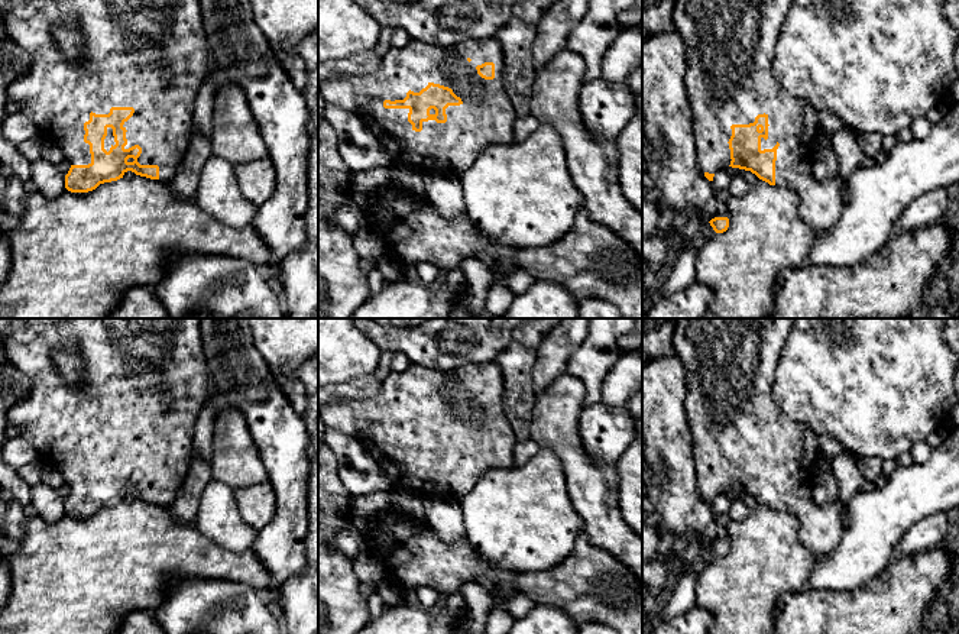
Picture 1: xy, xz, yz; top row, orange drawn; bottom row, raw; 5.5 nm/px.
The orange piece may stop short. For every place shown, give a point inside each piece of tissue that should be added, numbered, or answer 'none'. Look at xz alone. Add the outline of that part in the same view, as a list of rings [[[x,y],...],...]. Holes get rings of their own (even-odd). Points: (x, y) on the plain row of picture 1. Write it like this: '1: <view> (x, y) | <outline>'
1: xz (486, 440) | [[[496,362],[483,365],[461,365],[453,371],[440,372],[411,363],[404,372],[391,372],[378,395],[338,405],[318,407],[318,415],[327,428],[357,439],[366,446],[380,466],[392,489],[415,489],[421,494],[440,494],[451,498],[467,495],[485,470],[490,468],[512,468],[515,433],[502,401],[503,375]],[[495,388],[495,402],[485,404],[476,391]],[[430,407],[453,414],[461,423],[460,430],[446,433],[447,446],[422,446],[422,455],[415,456],[408,446],[409,433],[385,433],[385,424],[404,424],[411,414],[419,417]]]

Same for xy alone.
1: xy (145, 375) | [[[19,318],[12,324],[4,340],[4,353],[10,363],[33,382],[30,395],[9,410],[7,421],[19,430],[19,439],[27,440],[36,447],[43,463],[62,473],[65,483],[68,483],[71,489],[91,488],[90,469],[84,466],[84,447],[90,444],[91,436],[95,439],[108,439],[111,431],[133,431],[133,440],[123,449],[127,455],[127,469],[124,473],[139,469],[142,478],[137,482],[137,486],[140,489],[158,489],[159,505],[168,507],[176,498],[178,489],[189,472],[195,421],[211,392],[210,375],[200,333],[200,318]],[[71,347],[78,352],[84,363],[84,381],[78,386],[68,385],[52,360],[54,350]]]

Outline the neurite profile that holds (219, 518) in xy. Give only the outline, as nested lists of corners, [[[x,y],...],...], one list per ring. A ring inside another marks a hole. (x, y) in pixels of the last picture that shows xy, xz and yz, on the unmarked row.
[[[217,479],[207,483],[194,524],[203,536],[234,553],[252,550],[257,537],[242,518],[234,491]]]

